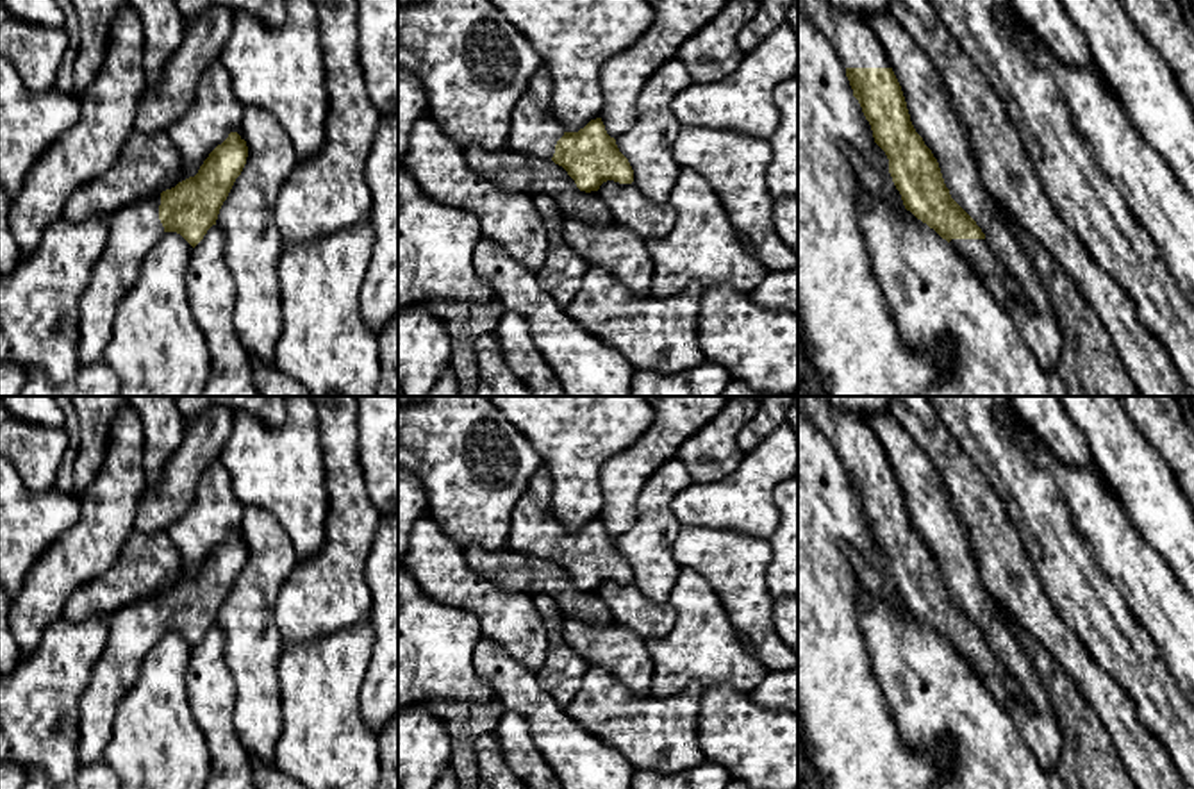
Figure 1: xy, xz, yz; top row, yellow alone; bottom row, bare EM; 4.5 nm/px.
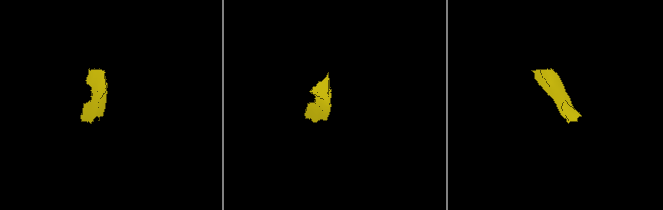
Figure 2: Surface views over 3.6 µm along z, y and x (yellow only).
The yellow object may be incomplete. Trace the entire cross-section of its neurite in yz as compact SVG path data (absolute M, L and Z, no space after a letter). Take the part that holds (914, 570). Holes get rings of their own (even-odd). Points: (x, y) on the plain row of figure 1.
M798 396L798 412L817 427L835 450L846 469L853 496L858 500L871 525L875 543L889 559L889 573L901 594L905 609L946 639L980 680L999 680L1014 705L1021 703L1024 698L1021 687L1005 671L976 621L951 598L937 559L916 532L901 486L889 466L889 459L875 430L860 416L835 407L828 396Z

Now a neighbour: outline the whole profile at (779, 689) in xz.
M798 664L767 671L750 698L764 709L787 709L798 718Z

